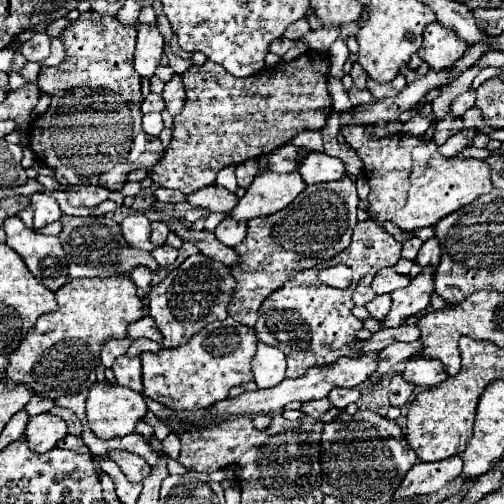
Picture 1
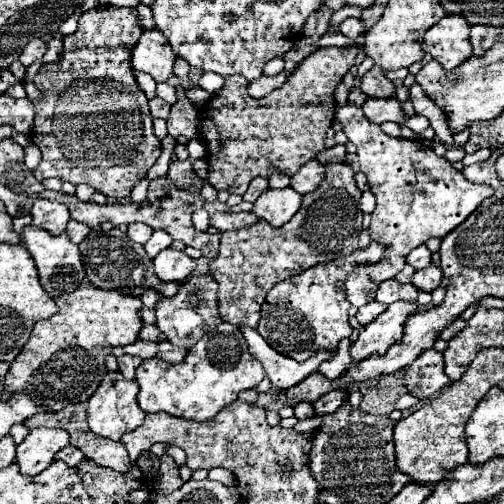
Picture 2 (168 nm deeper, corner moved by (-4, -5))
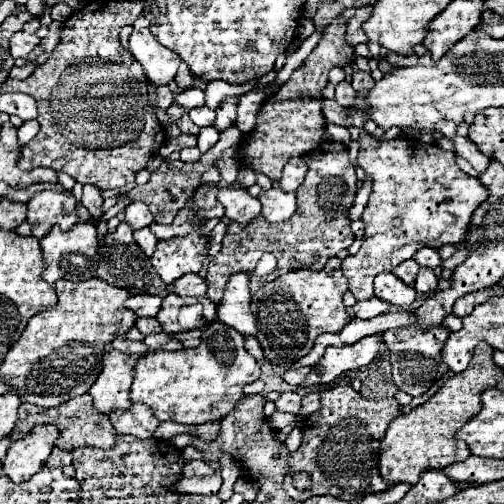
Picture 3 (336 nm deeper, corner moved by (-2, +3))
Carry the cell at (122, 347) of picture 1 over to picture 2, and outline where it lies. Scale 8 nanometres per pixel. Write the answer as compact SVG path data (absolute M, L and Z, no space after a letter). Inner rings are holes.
M135 340L133 344L129 344L129 346L123 348L125 354L133 354L133 356L141 356L141 358L155 356L155 350L157 350L157 344L145 342L145 340Z

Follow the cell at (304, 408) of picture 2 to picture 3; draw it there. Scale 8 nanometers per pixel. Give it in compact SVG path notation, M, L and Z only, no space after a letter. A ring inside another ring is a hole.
M283 392L283 394L275 400L275 406L277 406L279 412L297 414L299 408L301 408L301 396L295 394L295 392Z

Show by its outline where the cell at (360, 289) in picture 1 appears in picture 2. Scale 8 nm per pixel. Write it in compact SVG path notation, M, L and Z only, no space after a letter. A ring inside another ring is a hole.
M345 104L337 106L335 112L335 120L341 124L347 140L357 146L361 172L367 176L367 184L377 198L369 226L371 240L385 242L389 246L387 256L379 264L359 268L345 282L347 300L351 306L361 308L375 300L375 290L383 280L395 278L405 264L403 258L407 252L419 244L425 244L429 238L443 238L447 232L451 232L451 228L459 226L485 198L493 196L493 188L487 184L469 182L445 158L437 156L431 148L415 144L415 140L387 136L377 124L365 118L359 106Z

